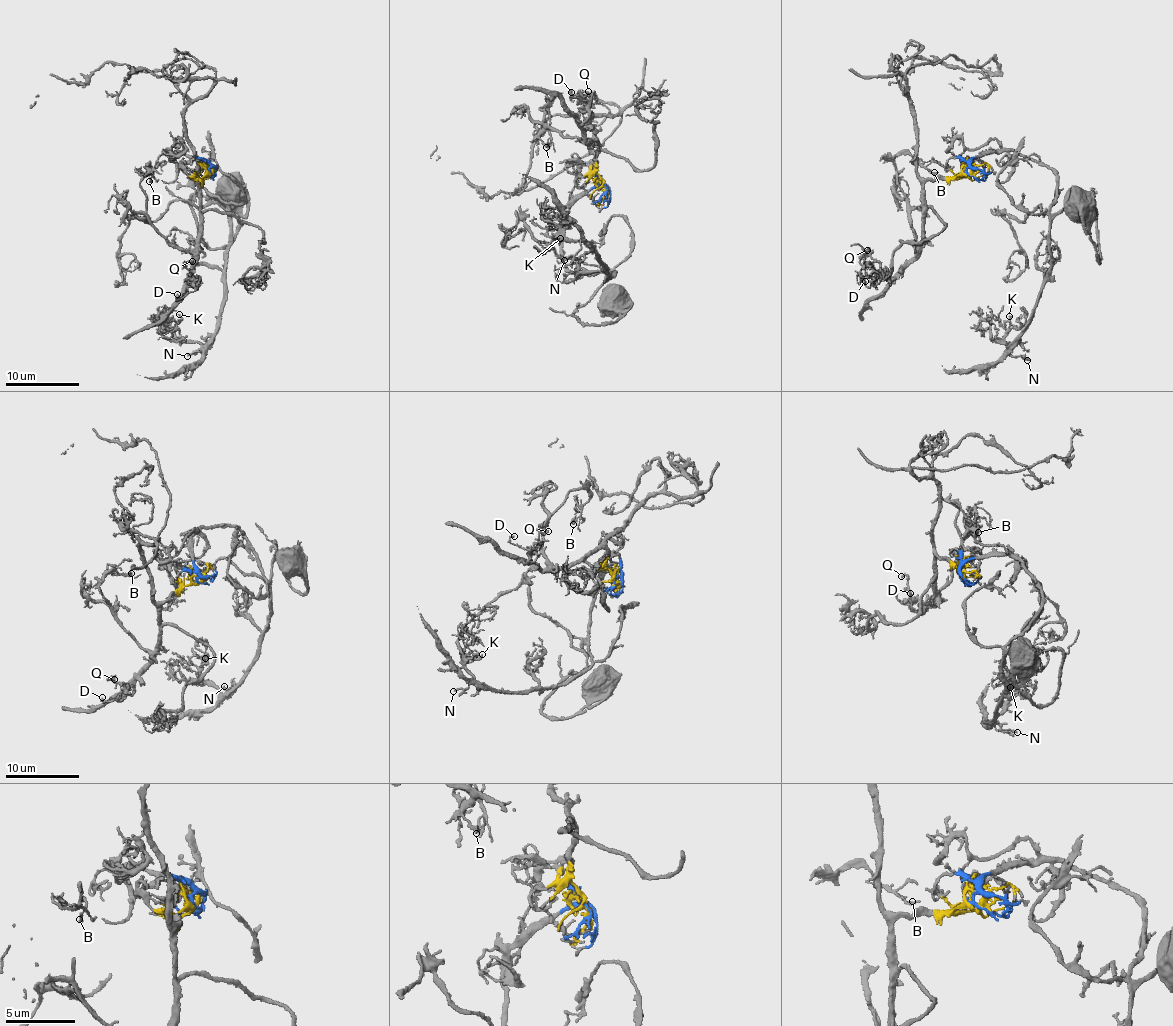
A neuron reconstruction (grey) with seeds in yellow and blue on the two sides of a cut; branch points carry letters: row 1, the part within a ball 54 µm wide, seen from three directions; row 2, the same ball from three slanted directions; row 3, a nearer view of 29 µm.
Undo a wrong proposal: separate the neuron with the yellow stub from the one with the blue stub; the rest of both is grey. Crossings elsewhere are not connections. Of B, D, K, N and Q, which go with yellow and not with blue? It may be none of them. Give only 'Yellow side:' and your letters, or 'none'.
Yellow side: B, D, Q

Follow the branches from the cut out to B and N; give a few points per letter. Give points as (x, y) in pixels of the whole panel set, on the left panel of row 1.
B: (211, 174), (202, 179), (200, 243), (194, 249), (177, 249), (153, 224), (141, 185), (149, 165), (149, 181)
N: (211, 174), (203, 159), (169, 149), (171, 159), (227, 207), (229, 223), (218, 327), (202, 349), (187, 356)

